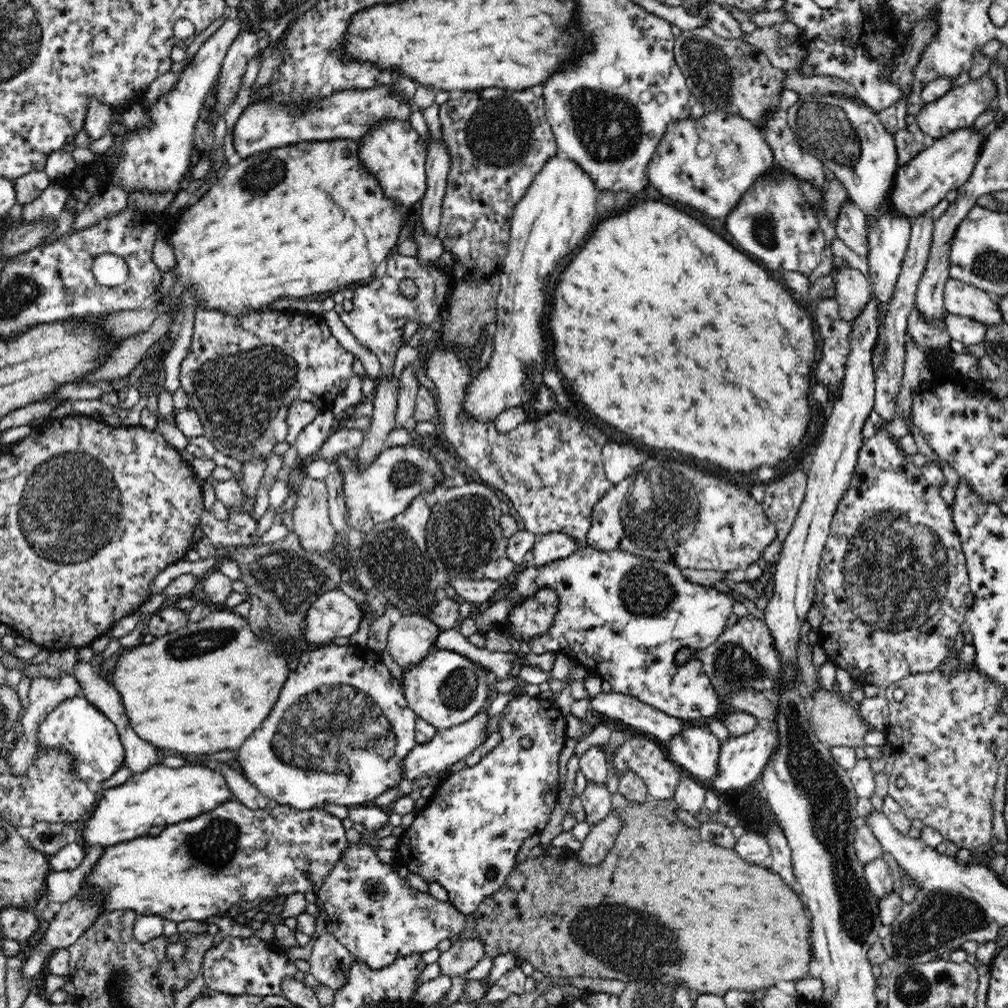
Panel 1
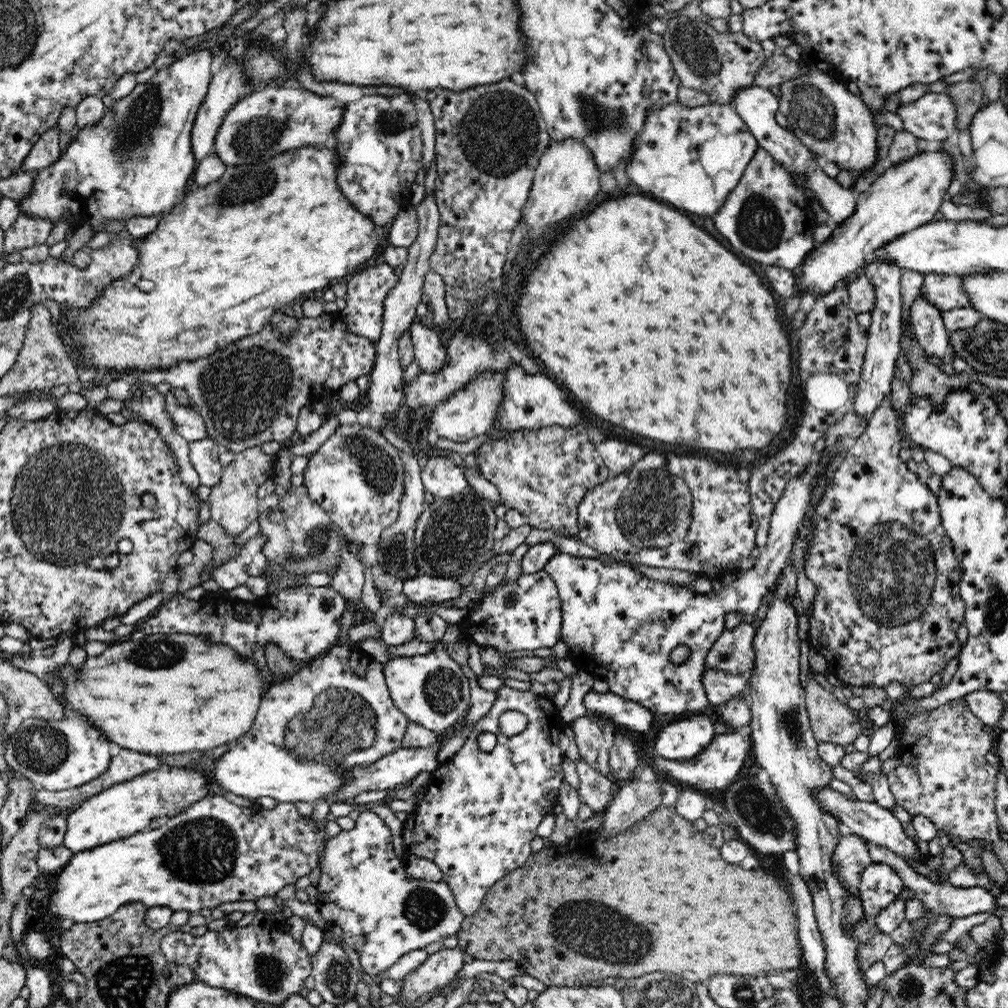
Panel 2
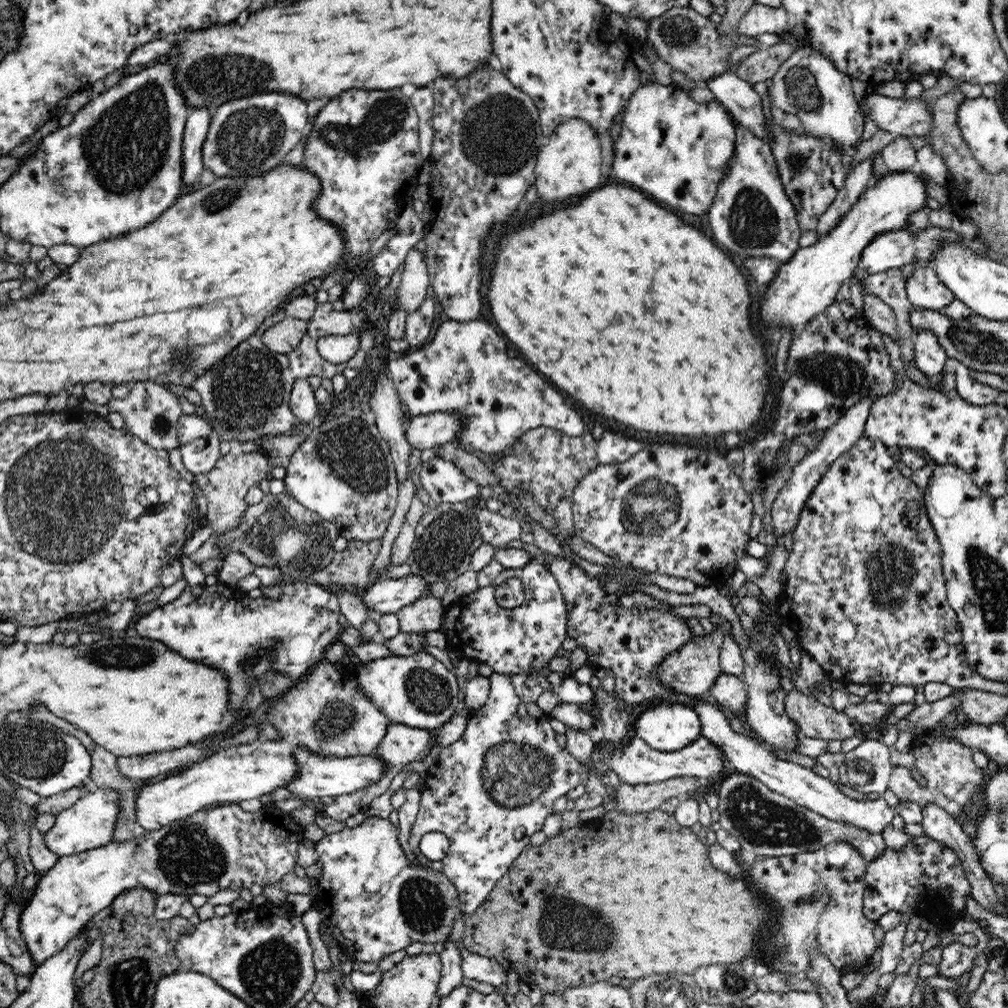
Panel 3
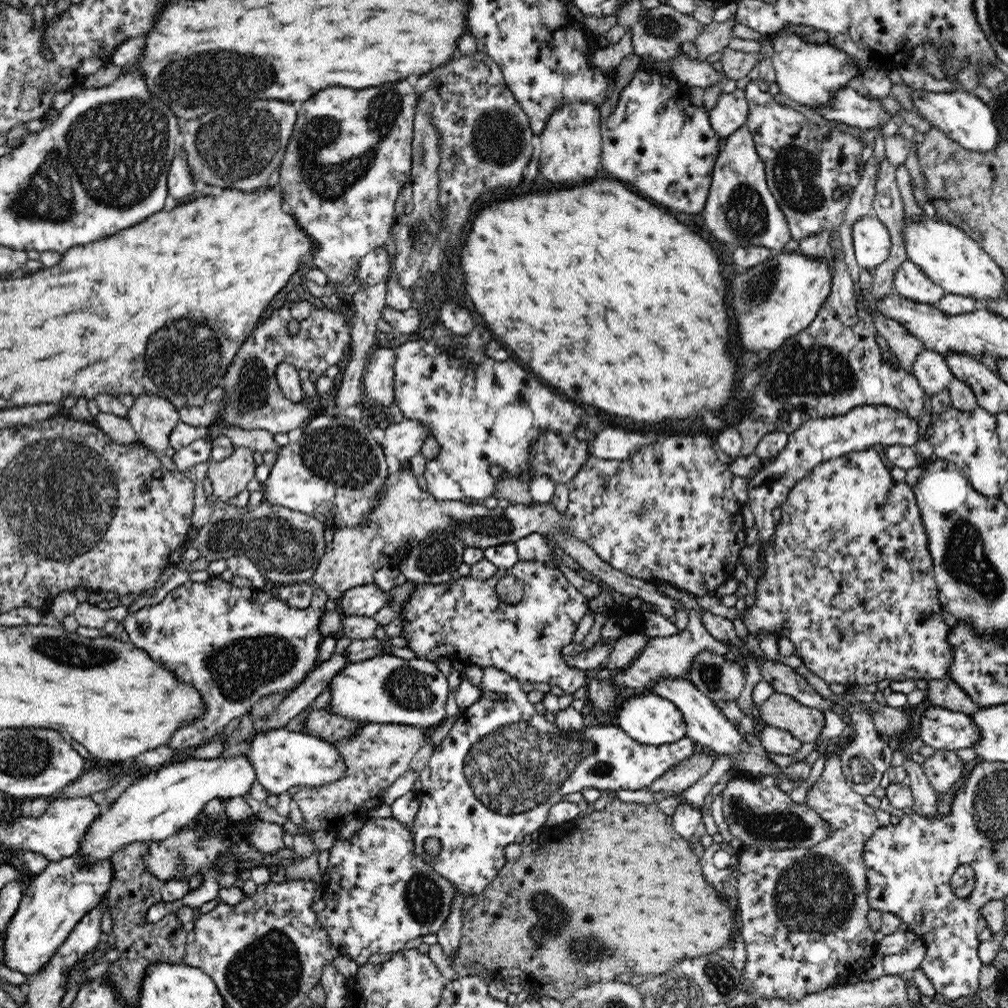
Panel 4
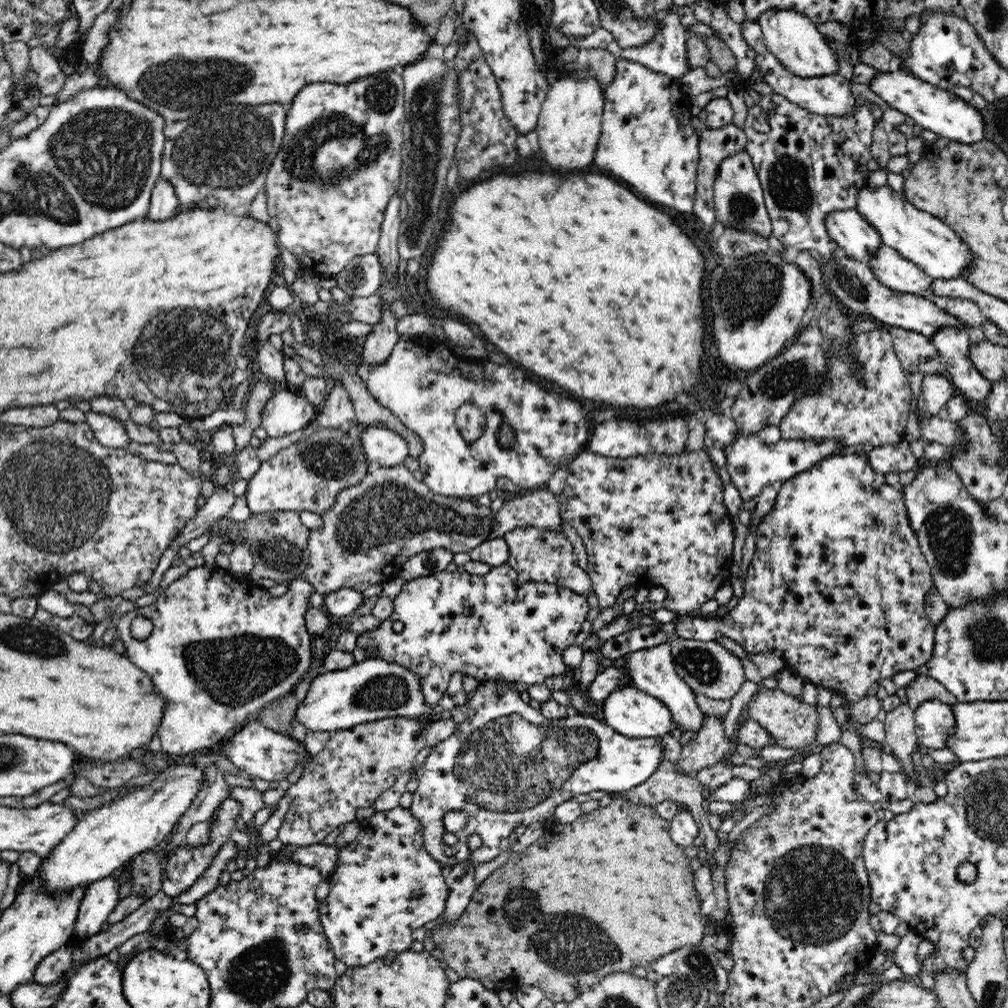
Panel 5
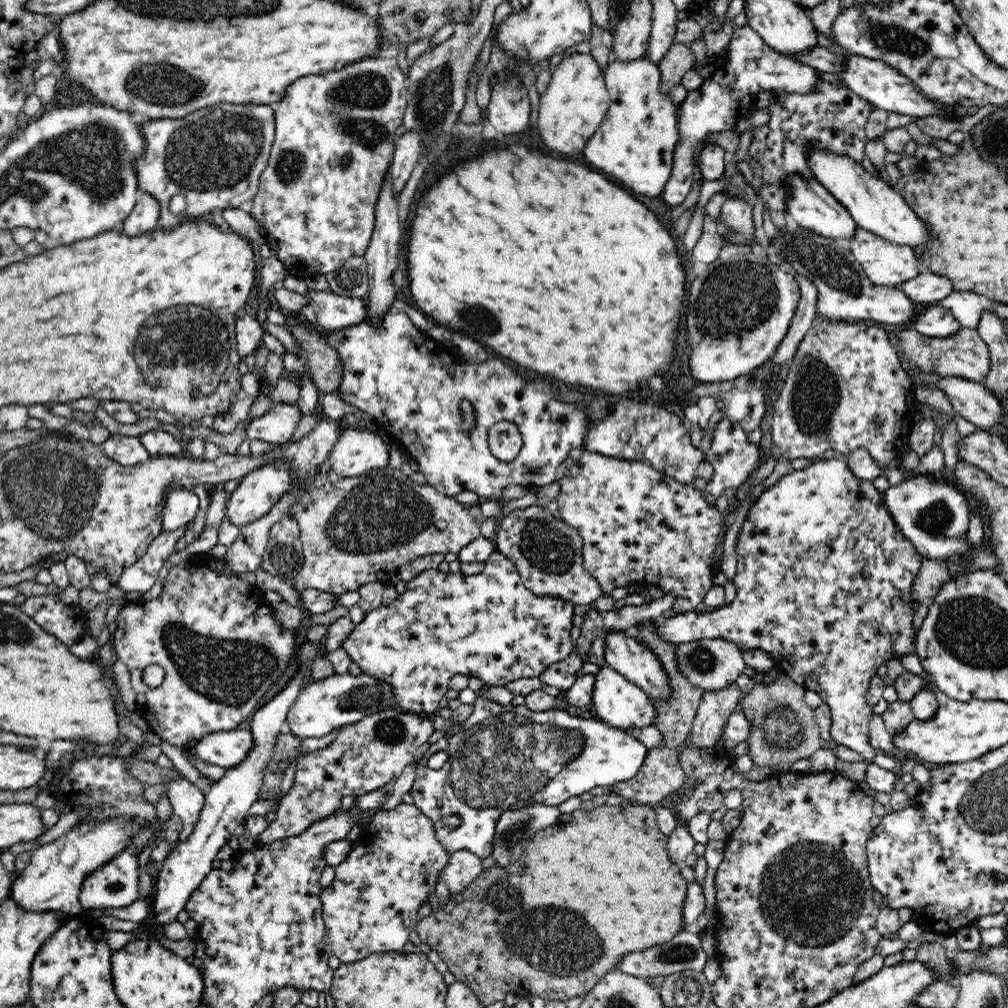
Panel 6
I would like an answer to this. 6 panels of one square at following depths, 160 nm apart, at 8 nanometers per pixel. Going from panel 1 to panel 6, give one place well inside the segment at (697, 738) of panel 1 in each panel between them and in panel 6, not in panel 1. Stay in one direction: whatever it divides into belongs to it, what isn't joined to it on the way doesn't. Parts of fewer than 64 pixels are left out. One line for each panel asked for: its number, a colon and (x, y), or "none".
2: (682, 739)
3: (664, 726)
4: (650, 719)
5: (631, 712)
6: (620, 703)

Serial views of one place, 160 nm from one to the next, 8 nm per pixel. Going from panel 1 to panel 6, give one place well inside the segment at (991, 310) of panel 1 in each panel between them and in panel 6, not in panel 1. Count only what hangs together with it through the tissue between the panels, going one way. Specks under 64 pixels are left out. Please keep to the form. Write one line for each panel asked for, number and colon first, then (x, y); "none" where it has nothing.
2: (945, 292)
3: (924, 289)
4: (910, 282)
5: (891, 269)
6: (886, 263)

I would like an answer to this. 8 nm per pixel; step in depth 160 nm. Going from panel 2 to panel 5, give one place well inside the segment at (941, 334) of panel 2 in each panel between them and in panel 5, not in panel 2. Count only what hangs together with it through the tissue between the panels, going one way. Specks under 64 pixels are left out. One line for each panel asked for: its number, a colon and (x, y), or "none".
3: (929, 357)
4: (933, 374)
5: (937, 391)

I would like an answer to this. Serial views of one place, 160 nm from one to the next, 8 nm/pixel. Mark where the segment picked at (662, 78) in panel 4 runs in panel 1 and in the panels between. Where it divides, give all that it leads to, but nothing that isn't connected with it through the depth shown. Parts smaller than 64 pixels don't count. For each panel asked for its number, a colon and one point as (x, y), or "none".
1: (709, 162)
2: (690, 158)
3: (674, 150)

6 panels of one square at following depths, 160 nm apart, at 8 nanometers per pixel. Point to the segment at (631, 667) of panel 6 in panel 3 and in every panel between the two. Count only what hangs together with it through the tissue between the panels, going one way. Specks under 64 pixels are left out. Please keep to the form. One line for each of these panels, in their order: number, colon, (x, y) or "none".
3: (749, 757)
4: (706, 724)
5: (652, 670)

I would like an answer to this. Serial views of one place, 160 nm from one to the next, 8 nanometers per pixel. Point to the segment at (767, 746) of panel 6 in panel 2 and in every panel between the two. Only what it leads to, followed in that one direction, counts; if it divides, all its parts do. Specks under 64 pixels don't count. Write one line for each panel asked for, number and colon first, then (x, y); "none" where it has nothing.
2: (831, 721)
3: (813, 720)
4: (779, 710)
5: (792, 724)

